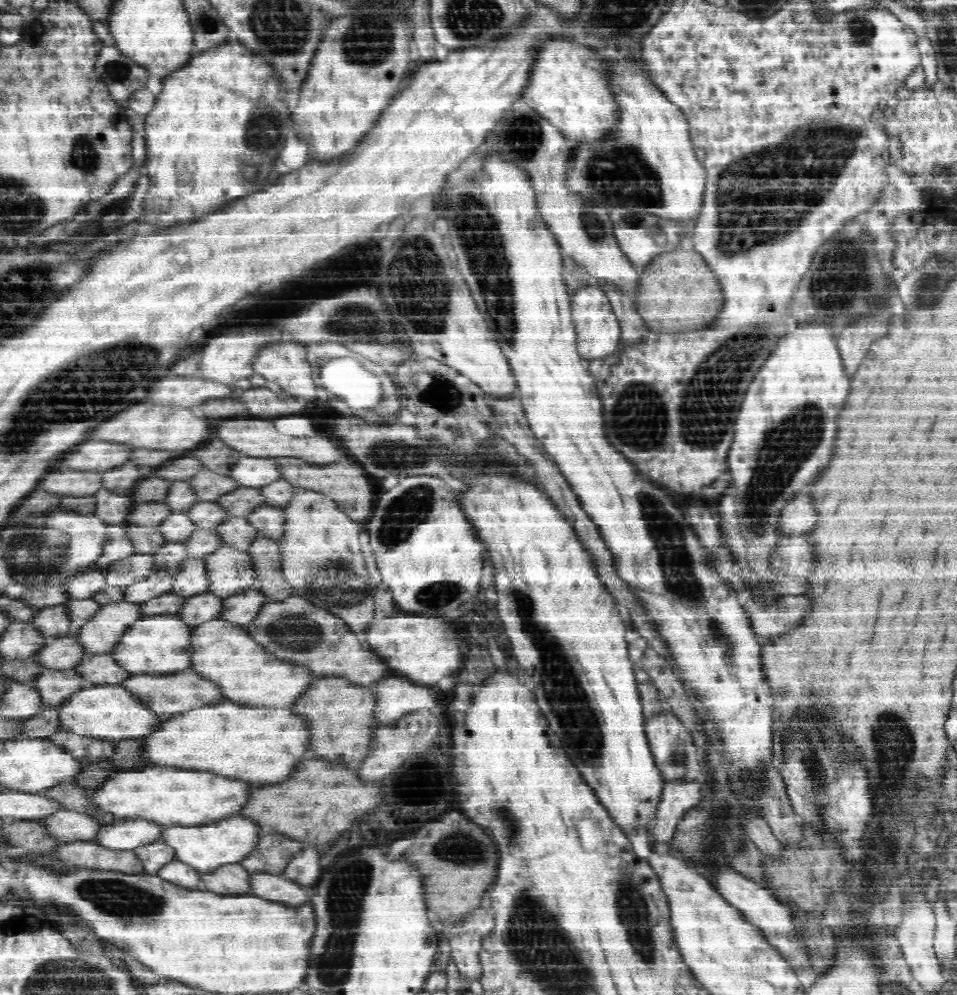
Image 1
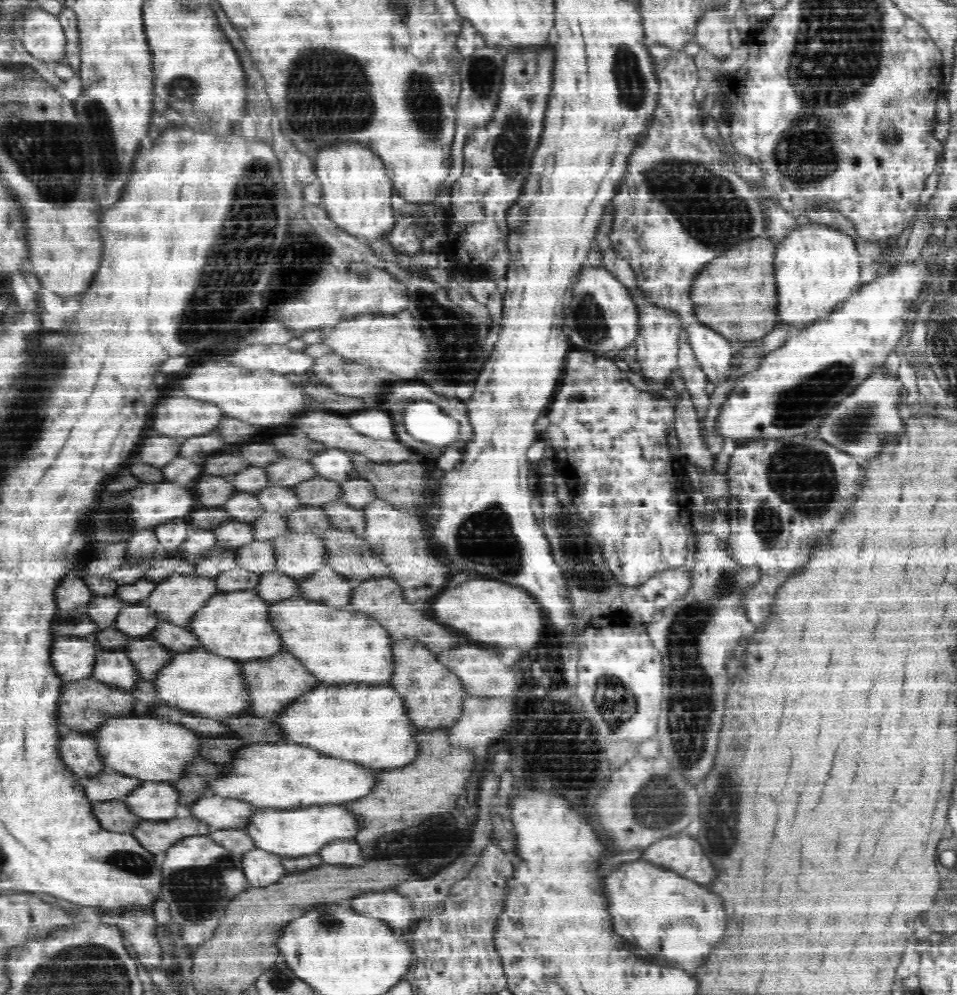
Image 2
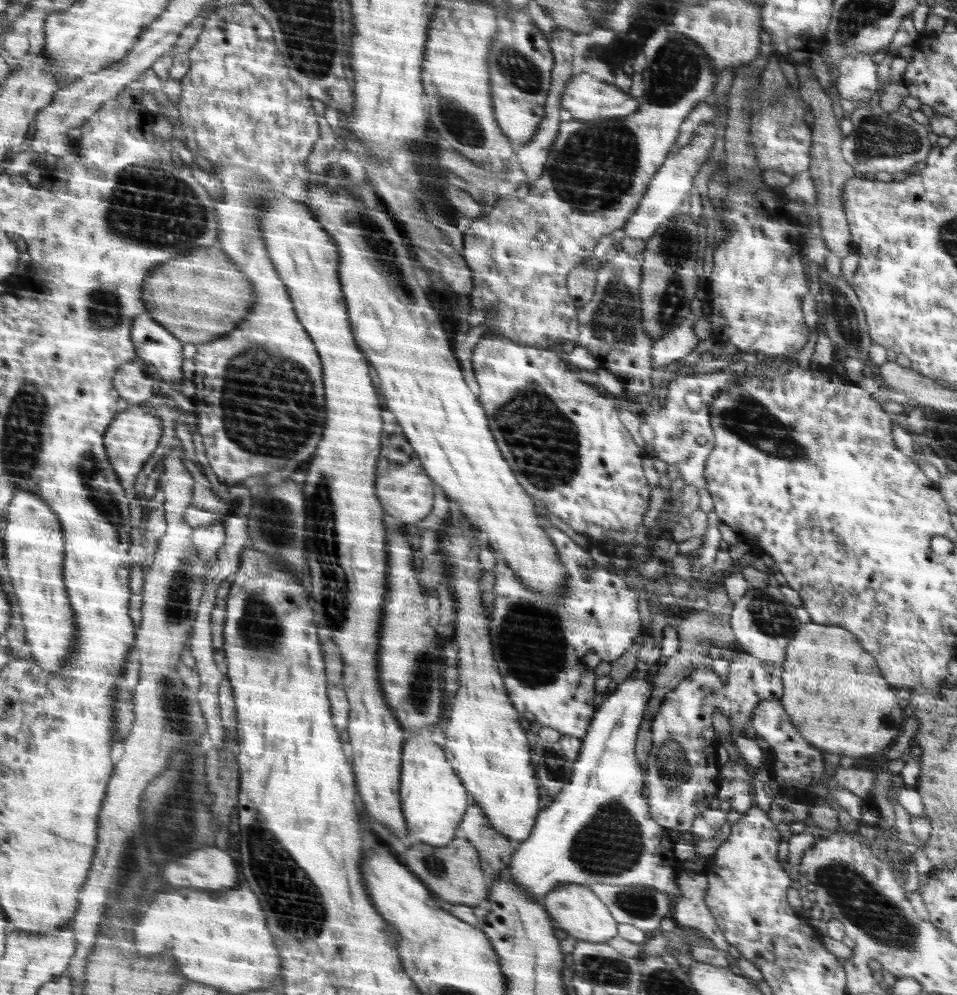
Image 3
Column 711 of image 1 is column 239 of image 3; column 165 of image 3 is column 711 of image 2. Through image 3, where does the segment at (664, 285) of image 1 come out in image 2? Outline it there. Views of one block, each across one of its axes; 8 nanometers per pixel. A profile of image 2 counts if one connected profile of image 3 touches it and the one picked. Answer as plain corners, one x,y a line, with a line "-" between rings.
762,235
733,246
726,254
716,258
718,262
714,262
714,266
706,266
696,278
692,290
698,319
708,323
731,341
757,341
772,332
780,316
780,295
778,295
778,281
774,268
776,247
776,242

